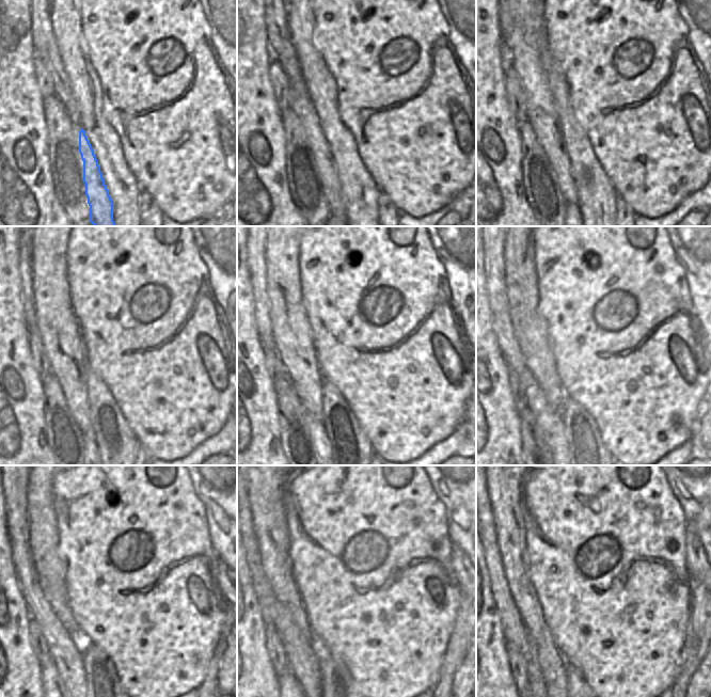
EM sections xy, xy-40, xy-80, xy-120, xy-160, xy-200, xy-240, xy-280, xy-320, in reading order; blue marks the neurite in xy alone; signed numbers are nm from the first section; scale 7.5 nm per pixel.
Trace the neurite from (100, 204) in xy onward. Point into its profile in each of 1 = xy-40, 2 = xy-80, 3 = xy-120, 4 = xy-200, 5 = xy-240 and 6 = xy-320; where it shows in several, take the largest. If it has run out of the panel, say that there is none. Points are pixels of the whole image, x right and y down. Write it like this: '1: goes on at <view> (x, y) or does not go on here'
1: goes on at xy-40 (299, 101)
2: goes on at xy-80 (540, 112)
3: goes on at xy-120 (64, 349)
4: goes on at xy-200 (535, 346)
5: goes on at xy-240 (53, 583)
6: goes on at xy-320 (518, 487)

